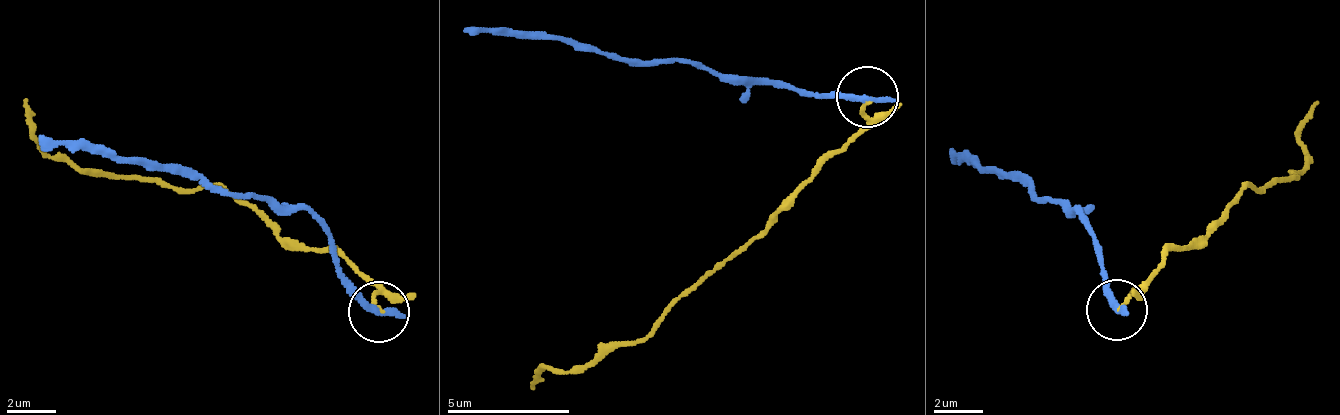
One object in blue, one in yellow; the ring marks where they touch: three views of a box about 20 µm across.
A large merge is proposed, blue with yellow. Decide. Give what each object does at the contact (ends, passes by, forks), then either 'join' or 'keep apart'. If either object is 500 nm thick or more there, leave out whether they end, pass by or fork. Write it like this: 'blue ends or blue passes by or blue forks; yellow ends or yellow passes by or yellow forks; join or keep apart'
blue ends; yellow ends; keep apart

